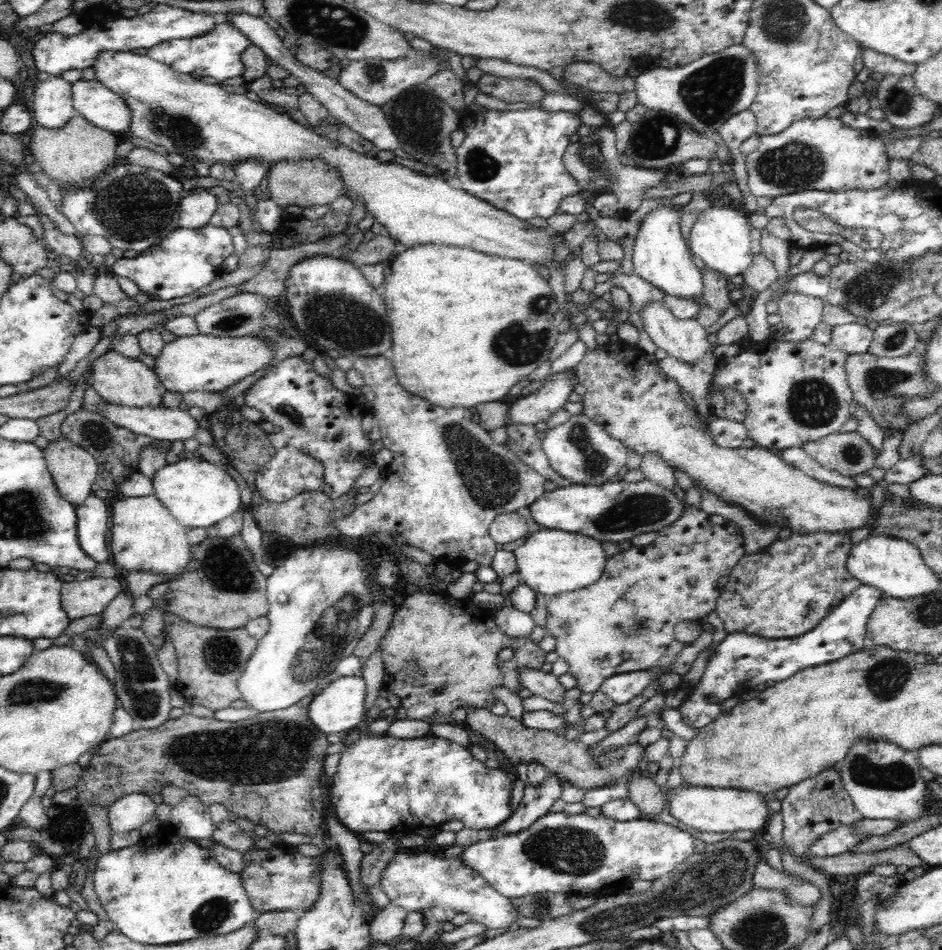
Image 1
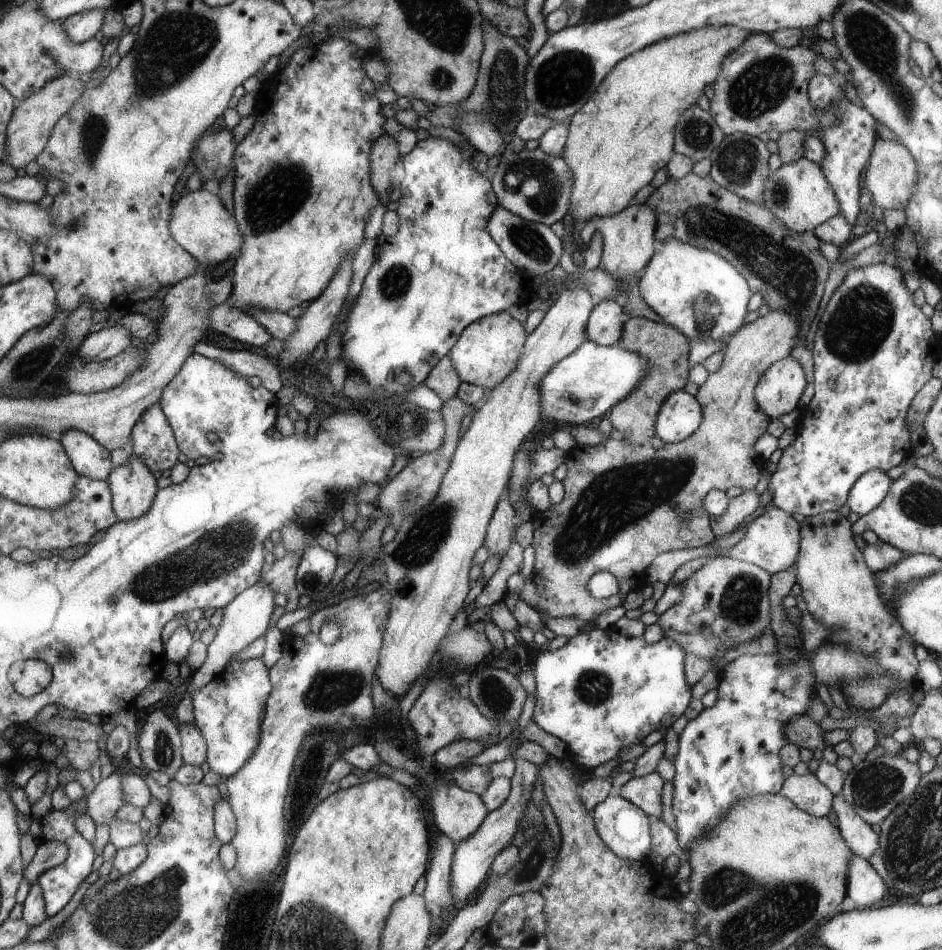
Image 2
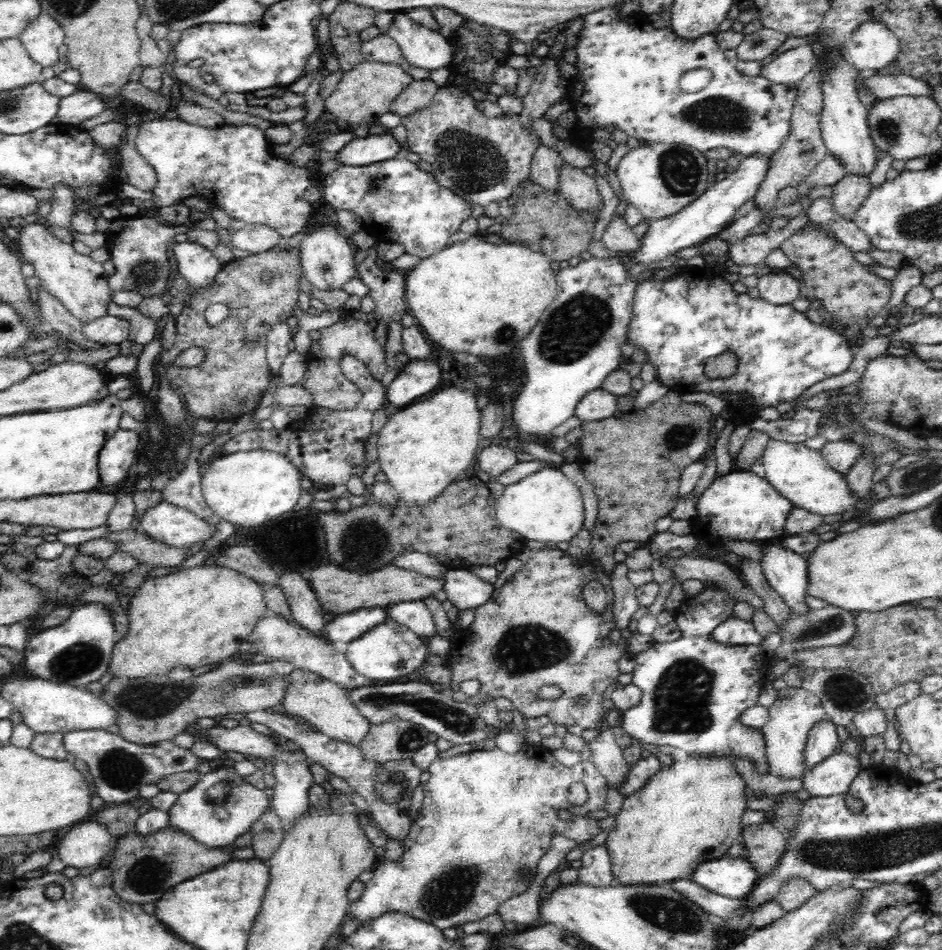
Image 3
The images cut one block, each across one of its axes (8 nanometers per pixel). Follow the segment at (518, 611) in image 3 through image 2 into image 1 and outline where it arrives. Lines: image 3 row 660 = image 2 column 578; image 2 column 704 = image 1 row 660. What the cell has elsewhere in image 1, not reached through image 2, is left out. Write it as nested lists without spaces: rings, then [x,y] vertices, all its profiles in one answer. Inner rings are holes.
[[[421,591],[408,596],[397,606],[386,634],[380,639],[379,647],[385,672],[381,690],[392,692],[401,700],[401,705],[396,709],[396,719],[424,720],[430,725],[449,720],[455,708],[490,708],[500,702],[496,697],[498,688],[518,694],[523,689],[521,671],[541,670],[547,654],[530,636],[512,638],[504,634],[494,625],[490,613],[478,609],[468,599],[456,600],[445,593],[423,594]],[[507,648],[513,648],[514,658],[500,660],[499,654]]]

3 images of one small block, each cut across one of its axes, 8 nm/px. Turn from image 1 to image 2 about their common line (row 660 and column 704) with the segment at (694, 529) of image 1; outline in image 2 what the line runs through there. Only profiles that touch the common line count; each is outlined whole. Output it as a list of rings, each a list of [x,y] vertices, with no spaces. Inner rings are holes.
[[[716,557],[697,570],[691,578],[680,583],[682,600],[658,616],[662,638],[674,640],[685,654],[712,660],[719,652],[724,656],[739,644],[759,637],[771,627],[768,596],[772,576],[757,565]]]

